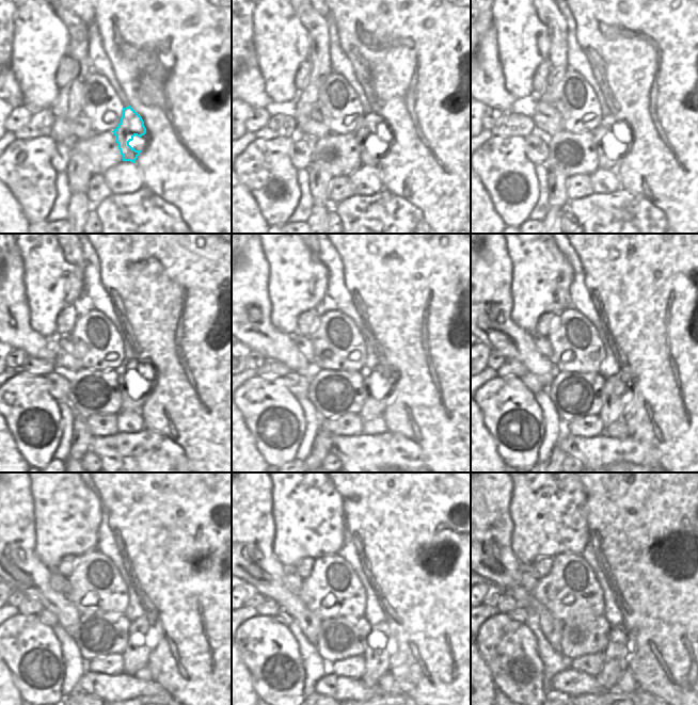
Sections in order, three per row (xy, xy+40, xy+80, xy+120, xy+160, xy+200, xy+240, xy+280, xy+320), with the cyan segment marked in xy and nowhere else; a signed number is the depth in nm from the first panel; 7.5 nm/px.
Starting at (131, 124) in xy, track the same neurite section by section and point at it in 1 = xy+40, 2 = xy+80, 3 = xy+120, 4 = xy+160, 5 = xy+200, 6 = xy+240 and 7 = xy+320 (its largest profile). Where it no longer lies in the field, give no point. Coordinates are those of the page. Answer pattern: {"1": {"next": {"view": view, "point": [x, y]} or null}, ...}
{"1": {"next": {"view": "xy+40", "point": [369, 155]}}, "2": {"next": {"view": "xy+80", "point": [608, 159]}}, "3": {"next": {"view": "xy+120", "point": [132, 399]}}, "4": {"next": {"view": "xy+160", "point": [376, 399]}}, "5": {"next": {"view": "xy+200", "point": [615, 400]}}, "6": {"next": {"view": "xy+240", "point": [143, 638]}}, "7": {"next": {"view": "xy+320", "point": [618, 650]}}}

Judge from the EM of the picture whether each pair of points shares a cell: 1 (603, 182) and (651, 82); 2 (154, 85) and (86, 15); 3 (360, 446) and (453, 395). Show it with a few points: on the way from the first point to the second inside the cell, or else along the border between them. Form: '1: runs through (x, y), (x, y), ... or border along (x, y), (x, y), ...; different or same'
1: border along (615, 172), (621, 187); different
2: border along (94, 11), (95, 21); different
3: border along (387, 429), (411, 439); different

